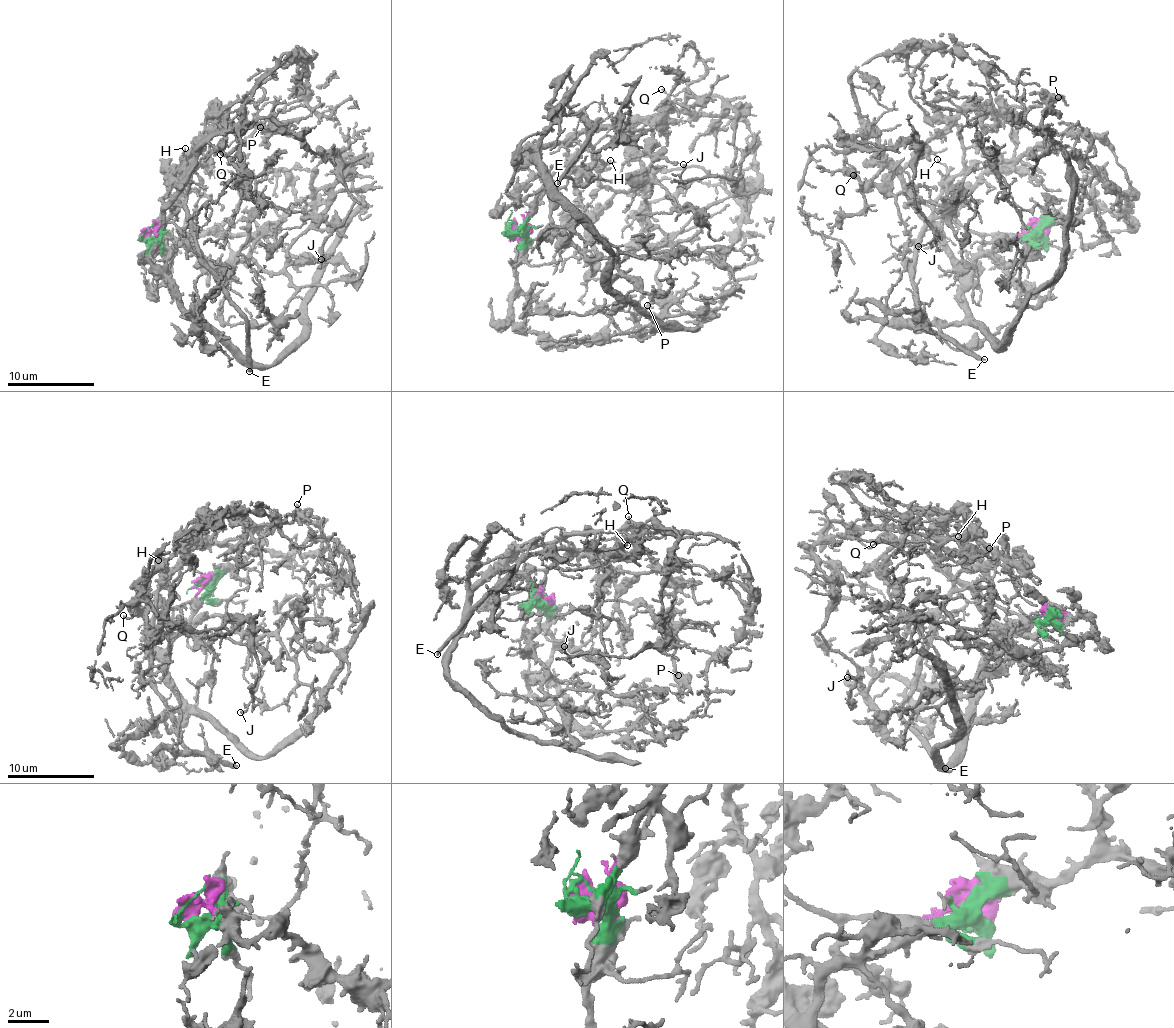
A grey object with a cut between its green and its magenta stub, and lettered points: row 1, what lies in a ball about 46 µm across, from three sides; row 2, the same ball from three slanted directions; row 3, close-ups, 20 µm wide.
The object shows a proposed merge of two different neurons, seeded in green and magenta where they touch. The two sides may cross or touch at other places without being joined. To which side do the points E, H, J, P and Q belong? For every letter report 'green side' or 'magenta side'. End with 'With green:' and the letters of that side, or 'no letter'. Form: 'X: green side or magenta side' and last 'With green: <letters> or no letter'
E: magenta side
H: magenta side
J: green side
P: green side
Q: green side
With green: J, P, Q

